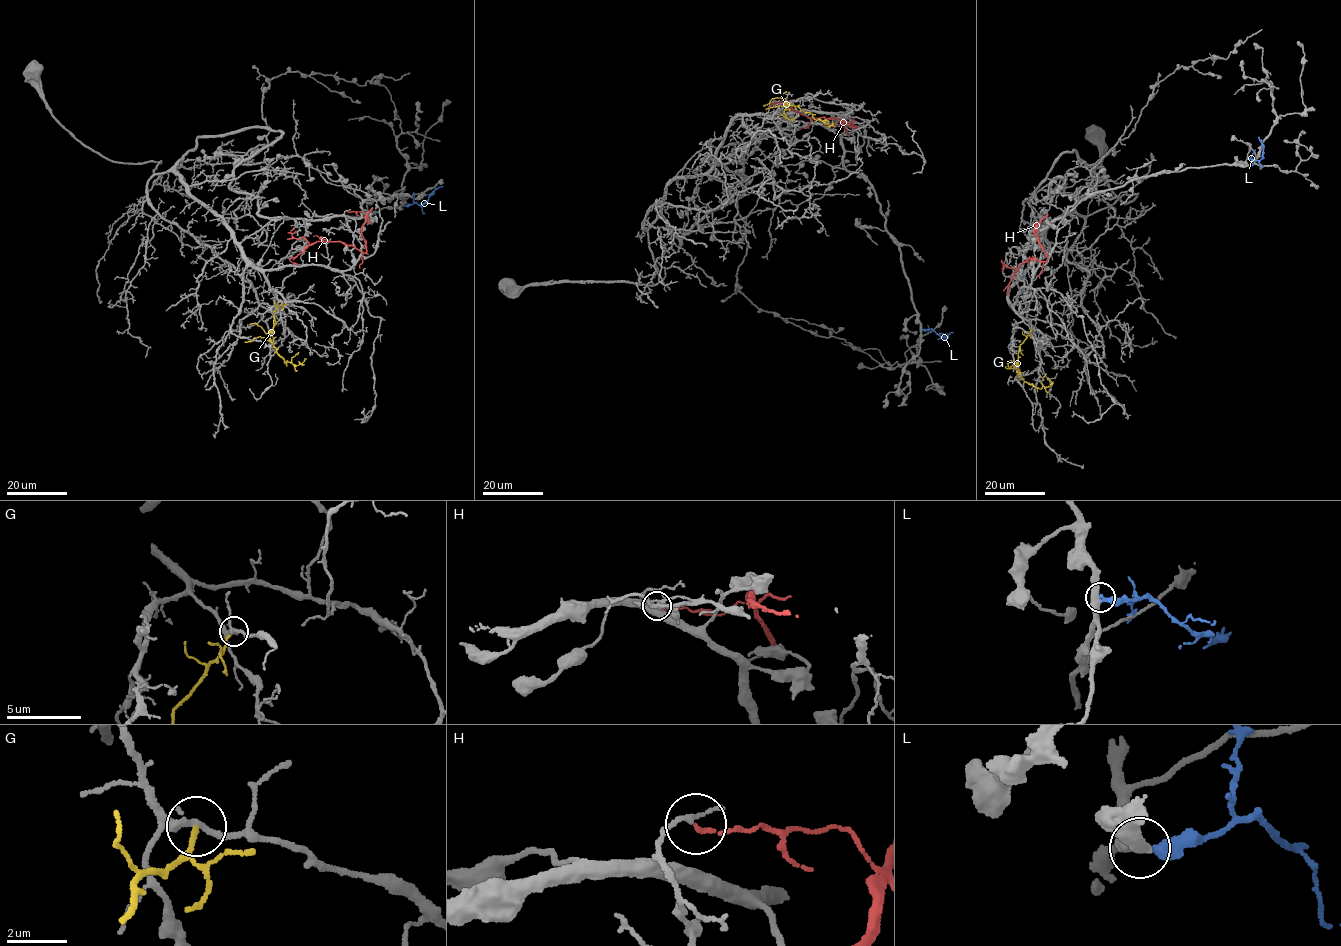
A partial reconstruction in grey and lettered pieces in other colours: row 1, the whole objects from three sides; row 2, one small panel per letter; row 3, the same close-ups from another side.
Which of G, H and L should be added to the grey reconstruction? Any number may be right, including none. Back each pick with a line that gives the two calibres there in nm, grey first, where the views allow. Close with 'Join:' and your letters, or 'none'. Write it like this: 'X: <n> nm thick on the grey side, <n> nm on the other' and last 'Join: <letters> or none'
Join: none

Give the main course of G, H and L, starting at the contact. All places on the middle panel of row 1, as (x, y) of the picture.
G: (790, 122), (783, 111), (788, 105), (784, 103), (797, 106), (829, 125), (831, 121)
H: (823, 124), (836, 127), (843, 120), (856, 127), (840, 119), (807, 117), (780, 105), (789, 100)
L: (921, 329), (932, 329), (945, 338), (953, 332)

